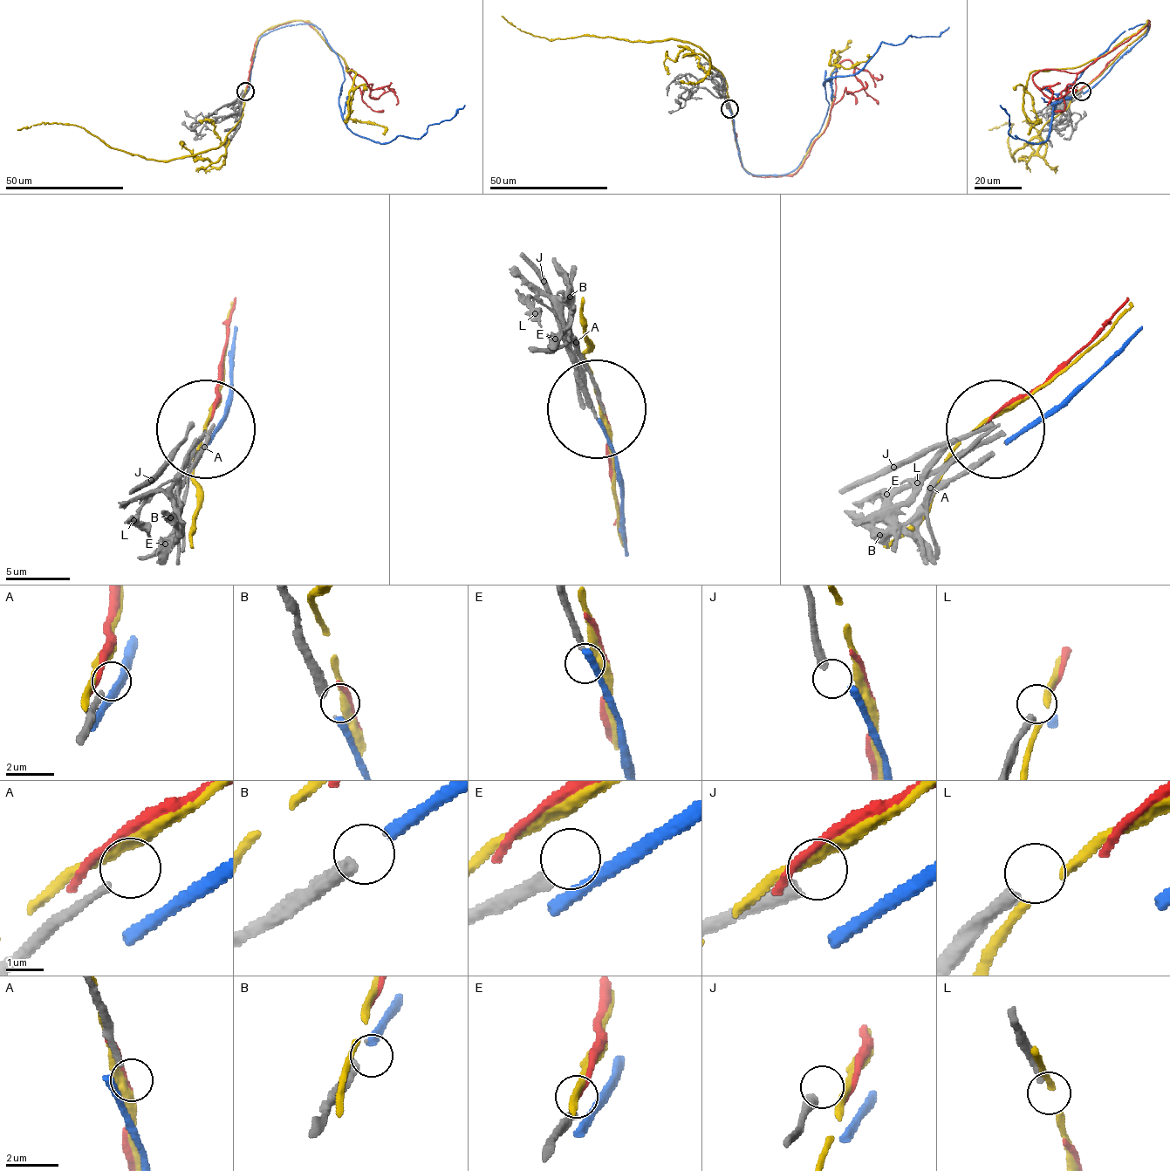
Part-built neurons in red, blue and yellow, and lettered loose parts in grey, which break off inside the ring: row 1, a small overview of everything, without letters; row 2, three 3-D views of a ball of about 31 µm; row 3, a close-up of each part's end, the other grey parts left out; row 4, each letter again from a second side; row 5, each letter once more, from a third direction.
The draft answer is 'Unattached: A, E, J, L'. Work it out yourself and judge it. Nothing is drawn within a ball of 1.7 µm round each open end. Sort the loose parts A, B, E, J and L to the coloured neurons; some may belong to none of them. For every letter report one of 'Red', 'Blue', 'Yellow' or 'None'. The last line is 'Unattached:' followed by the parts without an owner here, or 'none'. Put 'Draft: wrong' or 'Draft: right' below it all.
A: None
B: Blue
E: None
J: None
L: None
Unattached: A, E, J, L
Draft: right

